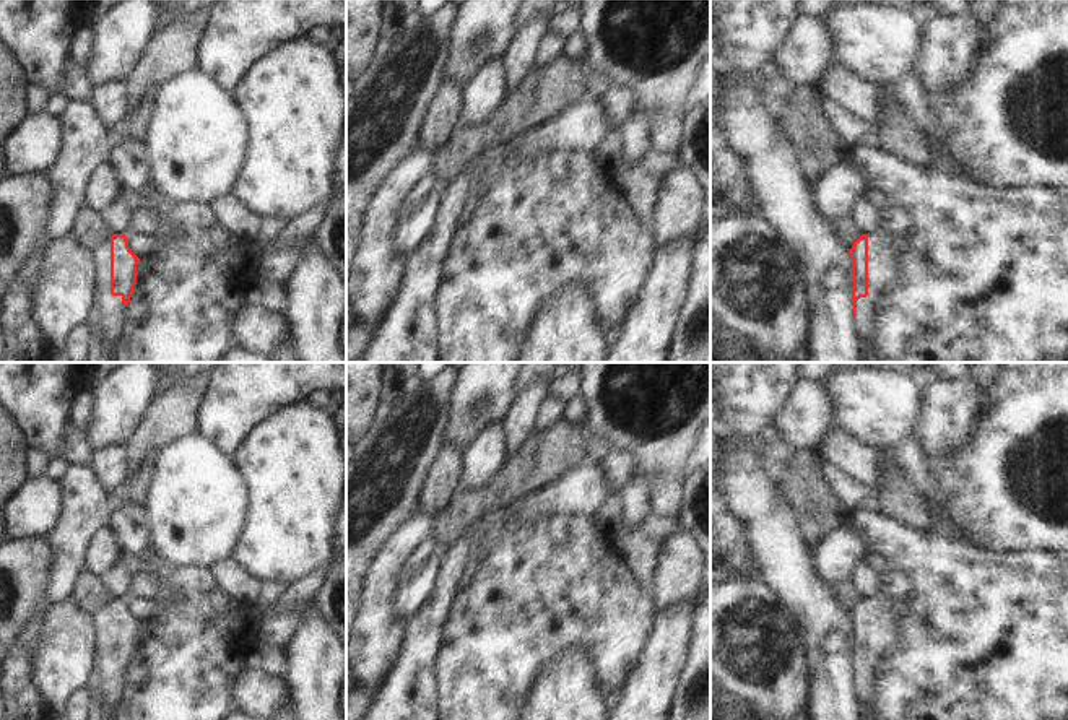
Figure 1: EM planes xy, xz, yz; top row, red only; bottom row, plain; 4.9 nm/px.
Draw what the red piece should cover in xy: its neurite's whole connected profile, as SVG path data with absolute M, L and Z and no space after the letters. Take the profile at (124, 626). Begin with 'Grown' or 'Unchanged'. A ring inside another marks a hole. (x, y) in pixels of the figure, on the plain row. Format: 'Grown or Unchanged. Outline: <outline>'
Grown. Outline: M112 598L91 619L96 632L94 670L101 673L104 705L111 710L122 697L140 622L130 614L125 598Z

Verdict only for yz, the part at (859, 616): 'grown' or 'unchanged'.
grown

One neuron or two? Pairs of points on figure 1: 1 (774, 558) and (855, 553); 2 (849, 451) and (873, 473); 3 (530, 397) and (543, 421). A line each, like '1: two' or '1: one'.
1: two
2: one
3: two

